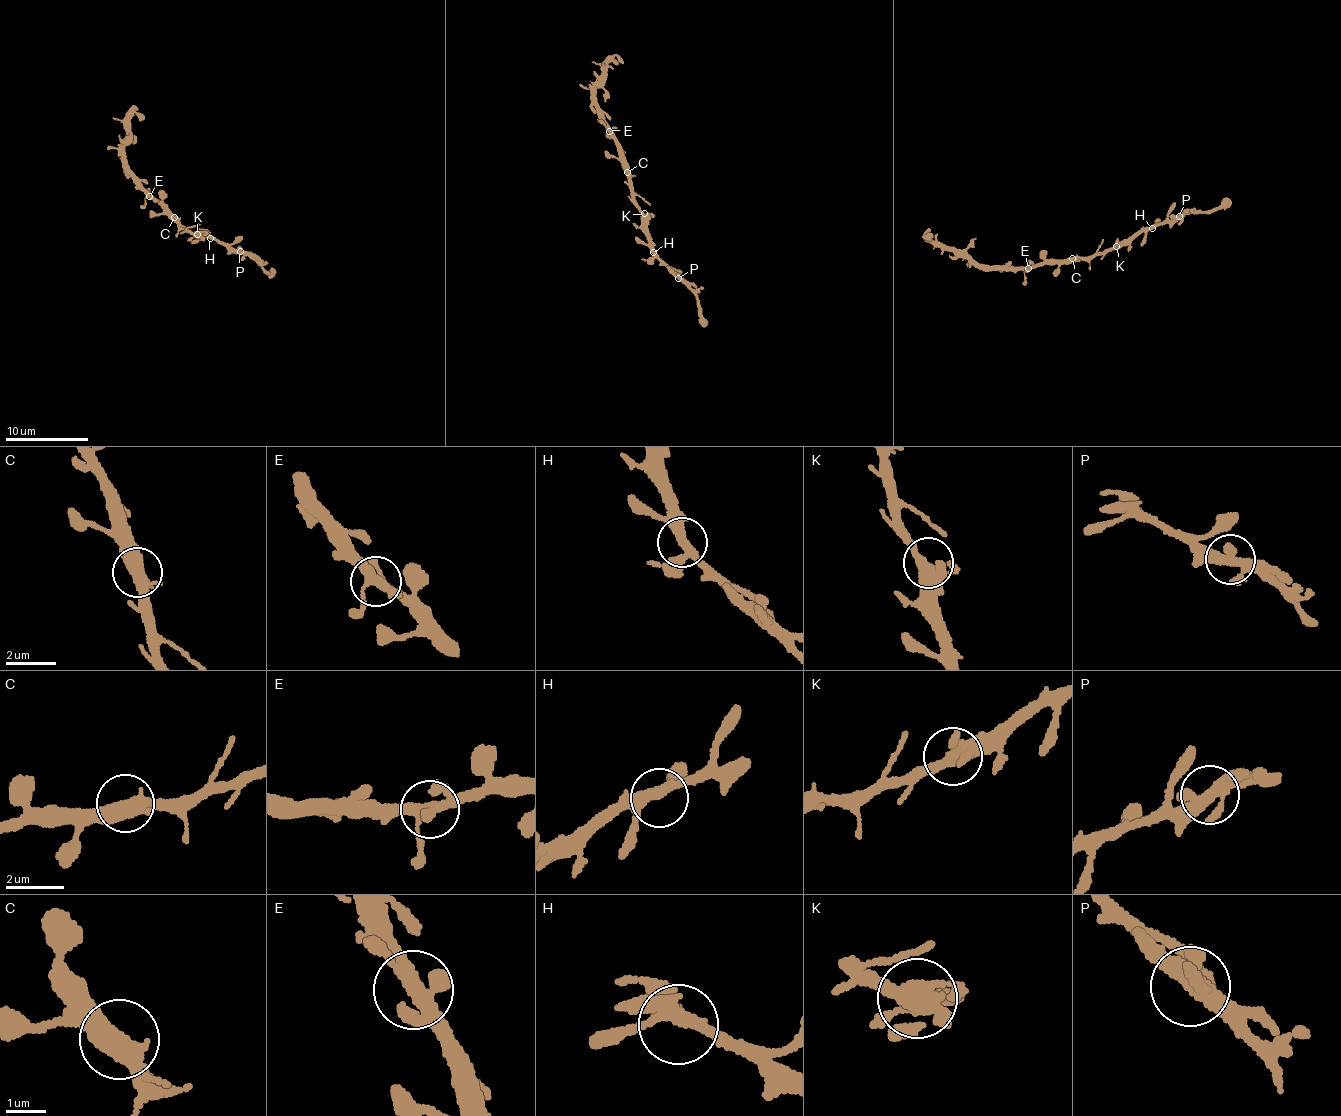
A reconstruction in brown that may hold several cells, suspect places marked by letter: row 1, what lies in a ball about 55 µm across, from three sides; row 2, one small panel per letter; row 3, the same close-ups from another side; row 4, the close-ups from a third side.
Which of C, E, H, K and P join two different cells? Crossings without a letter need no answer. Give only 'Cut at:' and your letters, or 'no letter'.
Cut at: no letter

